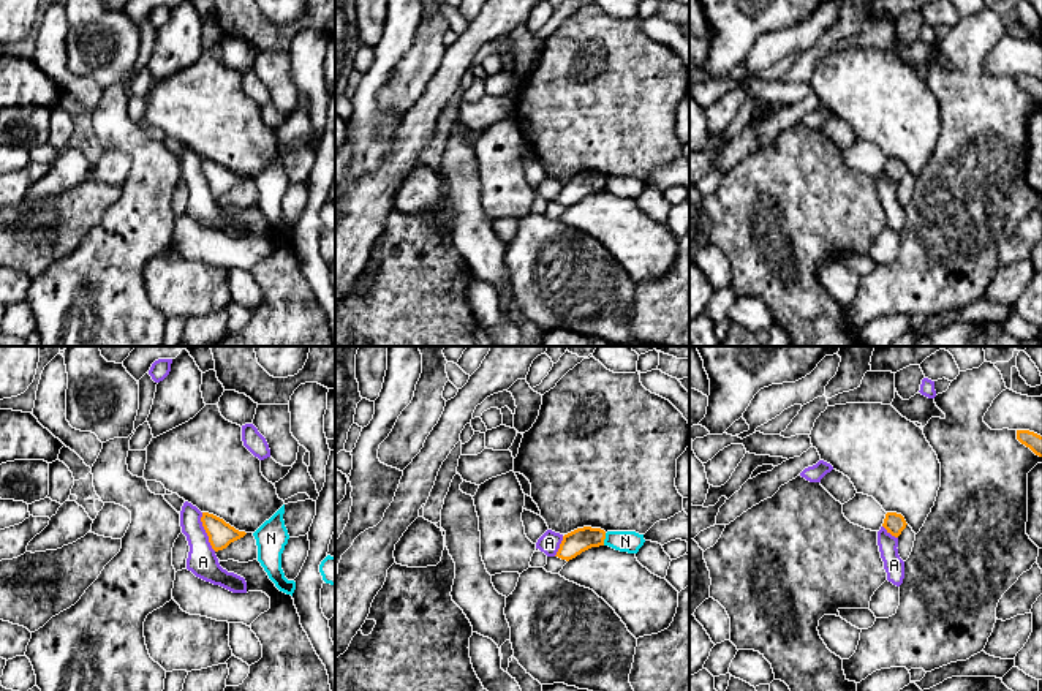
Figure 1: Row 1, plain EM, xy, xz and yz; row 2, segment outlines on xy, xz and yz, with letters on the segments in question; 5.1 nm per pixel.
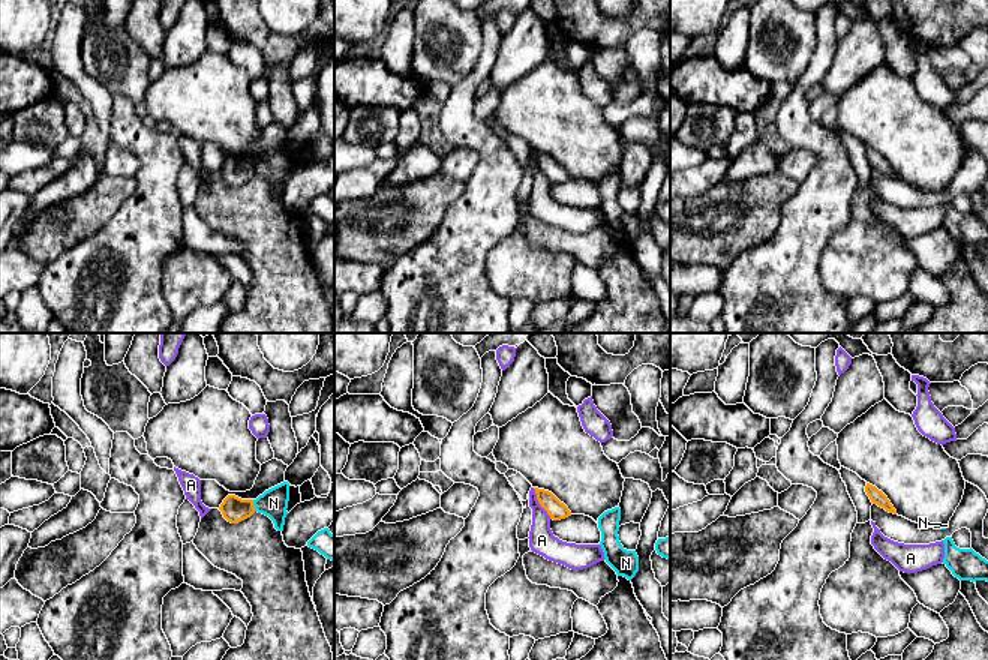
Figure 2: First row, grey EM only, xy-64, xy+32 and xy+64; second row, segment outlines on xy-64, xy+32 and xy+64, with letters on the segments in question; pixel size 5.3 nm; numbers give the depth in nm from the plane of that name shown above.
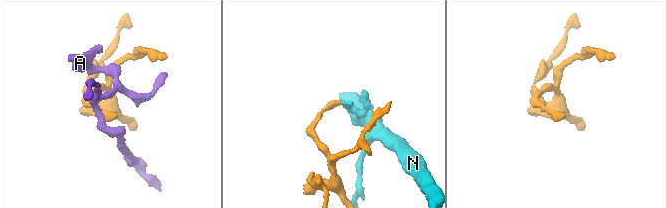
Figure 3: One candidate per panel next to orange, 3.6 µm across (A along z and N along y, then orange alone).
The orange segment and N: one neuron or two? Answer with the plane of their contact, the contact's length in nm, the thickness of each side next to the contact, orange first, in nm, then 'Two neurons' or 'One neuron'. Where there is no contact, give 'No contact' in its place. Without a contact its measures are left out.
Touches orange in xz. Shared border 70 nm. Thickness 120 nm (orange) against 110 nm. Two neurons

